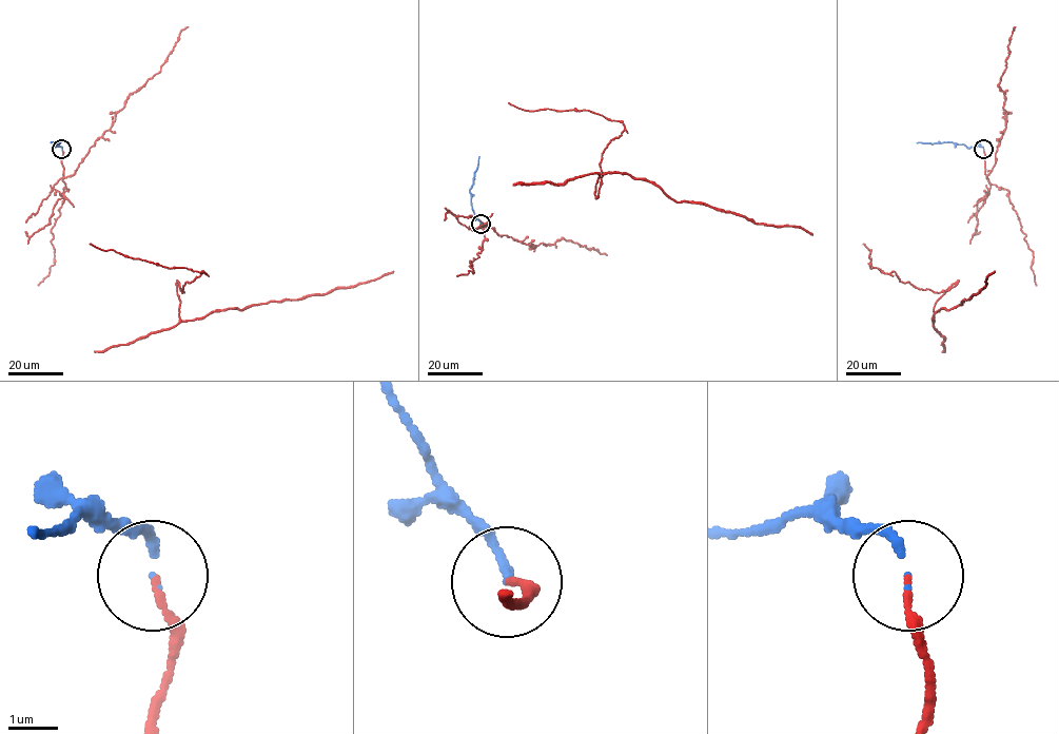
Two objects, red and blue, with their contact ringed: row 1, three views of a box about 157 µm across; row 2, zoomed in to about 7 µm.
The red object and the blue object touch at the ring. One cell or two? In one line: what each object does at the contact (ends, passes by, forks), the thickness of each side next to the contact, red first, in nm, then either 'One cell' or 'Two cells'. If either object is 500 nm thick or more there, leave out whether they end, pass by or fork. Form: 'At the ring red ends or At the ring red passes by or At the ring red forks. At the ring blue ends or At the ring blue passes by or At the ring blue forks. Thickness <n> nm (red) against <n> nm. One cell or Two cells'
At the ring red ends. At the ring blue ends. Thickness 120 nm (red) against 140 nm. Two cells

